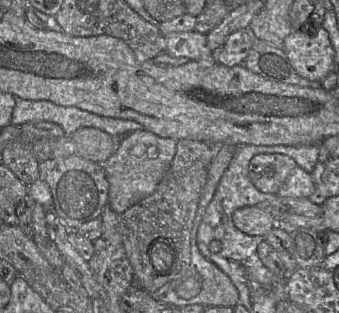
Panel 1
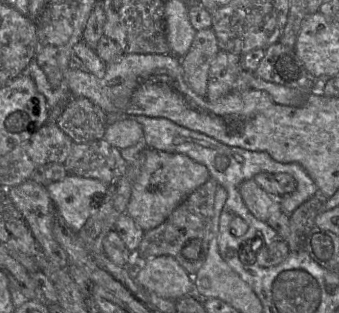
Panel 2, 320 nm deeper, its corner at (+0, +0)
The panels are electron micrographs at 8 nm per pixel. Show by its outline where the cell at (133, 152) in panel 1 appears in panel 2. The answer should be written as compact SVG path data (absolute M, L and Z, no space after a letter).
M145 149L145 162L133 185L126 214L144 231L162 224L196 189L211 178L208 169L184 154Z

